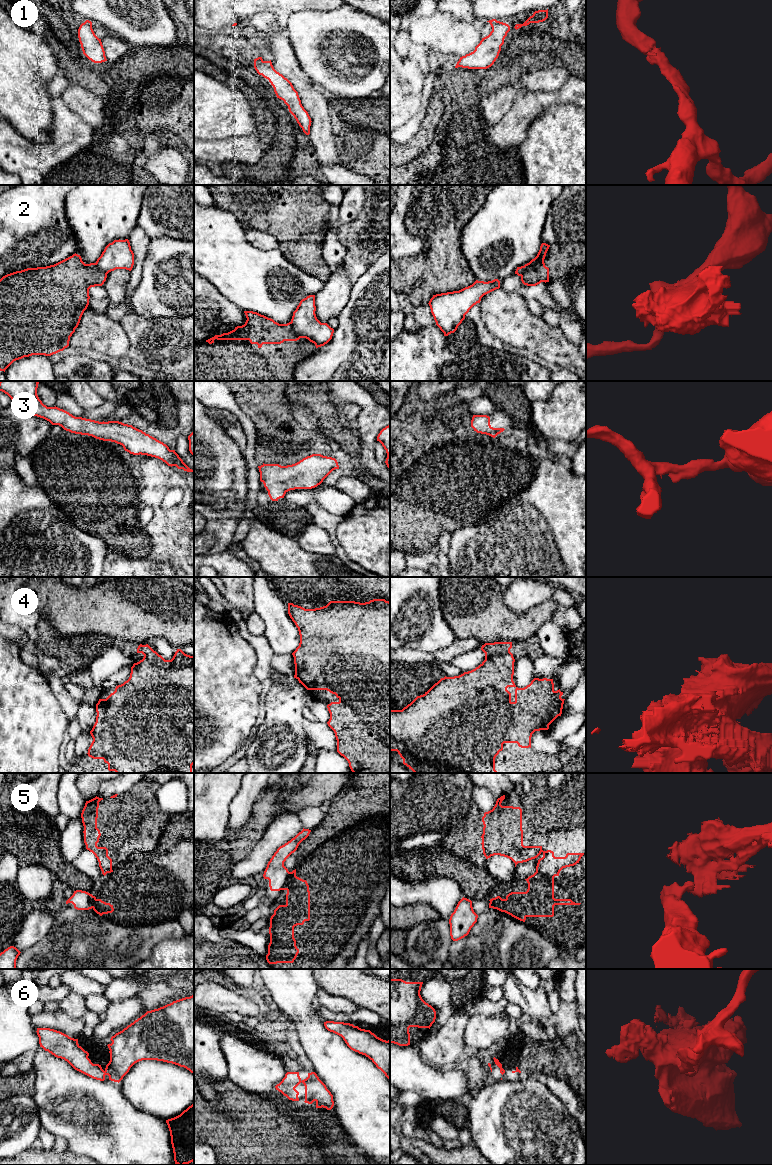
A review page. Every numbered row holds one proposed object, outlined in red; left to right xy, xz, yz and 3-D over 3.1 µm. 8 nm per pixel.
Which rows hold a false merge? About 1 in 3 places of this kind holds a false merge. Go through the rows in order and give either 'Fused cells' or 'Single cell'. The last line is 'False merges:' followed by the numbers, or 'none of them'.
1: Single cell
2: Fused cells
3: Single cell
4: Single cell
5: Fused cells
6: Single cell
False merges: 2, 5

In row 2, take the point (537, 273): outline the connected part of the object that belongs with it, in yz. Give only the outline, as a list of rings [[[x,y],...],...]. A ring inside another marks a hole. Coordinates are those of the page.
[[[544,260],[530,266],[521,276],[521,281],[527,286],[536,286],[541,282],[549,282],[549,268],[545,266]]]

